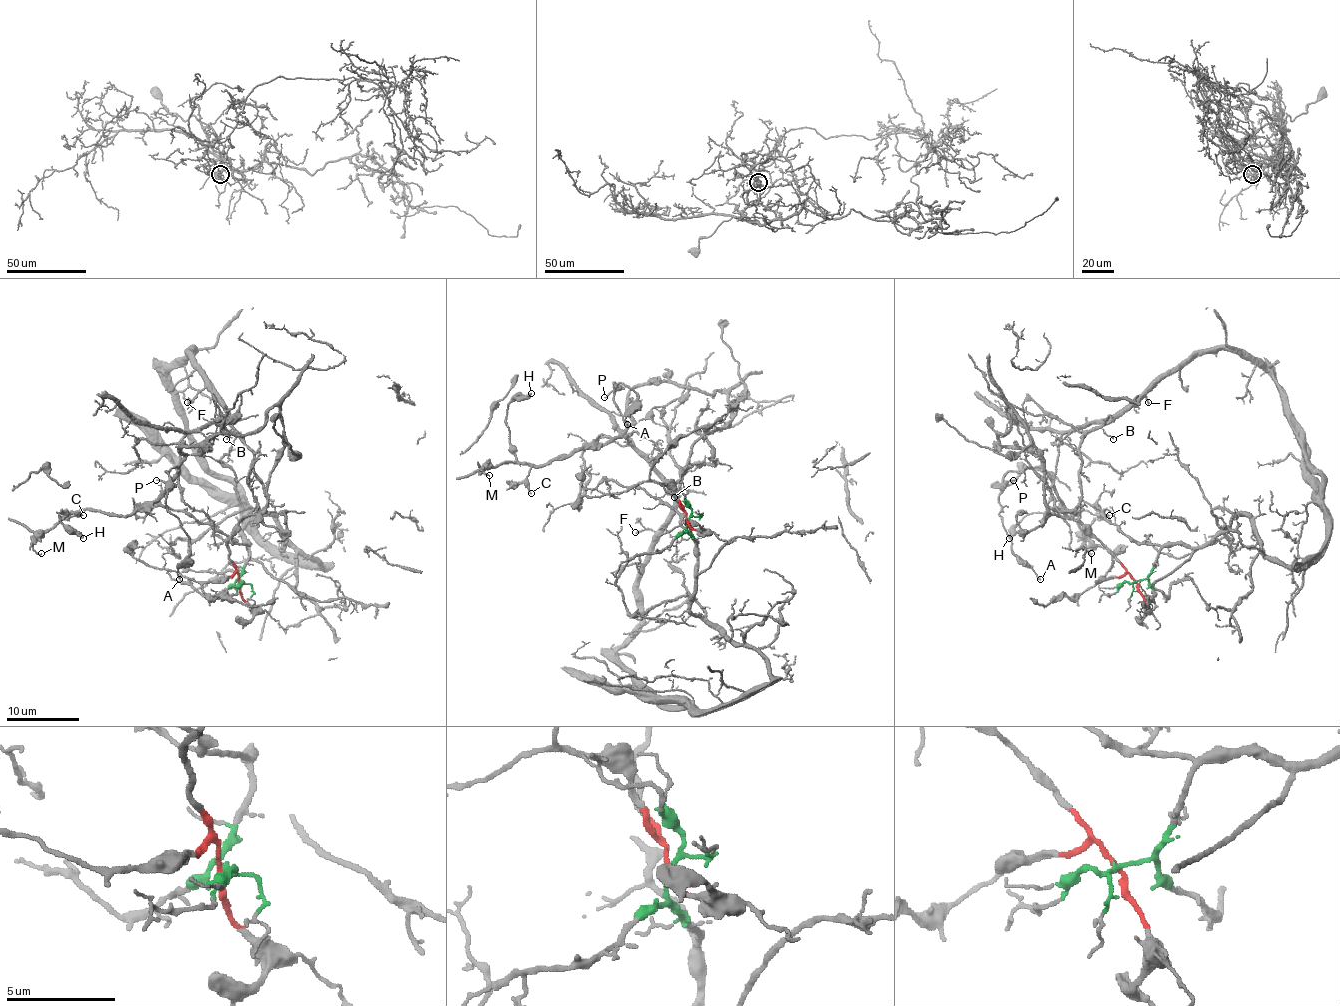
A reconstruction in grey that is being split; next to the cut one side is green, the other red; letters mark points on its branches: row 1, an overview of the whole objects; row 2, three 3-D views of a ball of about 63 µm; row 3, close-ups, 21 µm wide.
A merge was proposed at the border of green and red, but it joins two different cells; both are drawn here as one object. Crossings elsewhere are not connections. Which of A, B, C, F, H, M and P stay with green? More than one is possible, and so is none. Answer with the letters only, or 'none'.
B, F

